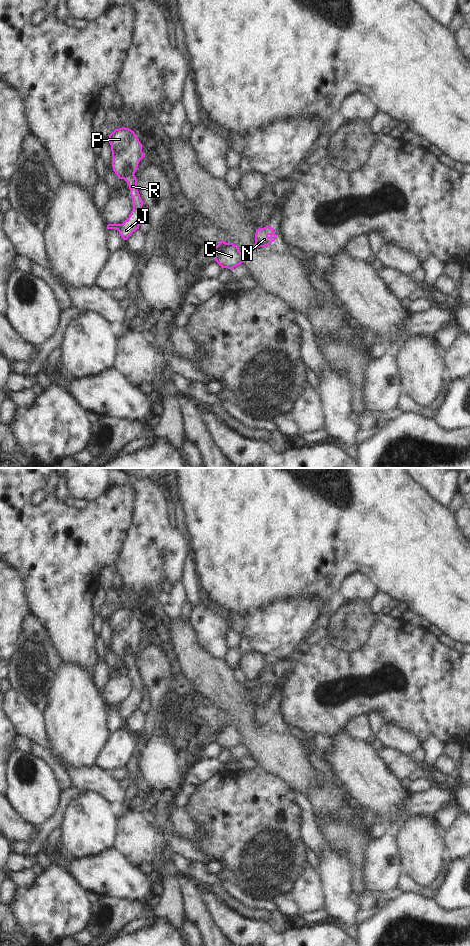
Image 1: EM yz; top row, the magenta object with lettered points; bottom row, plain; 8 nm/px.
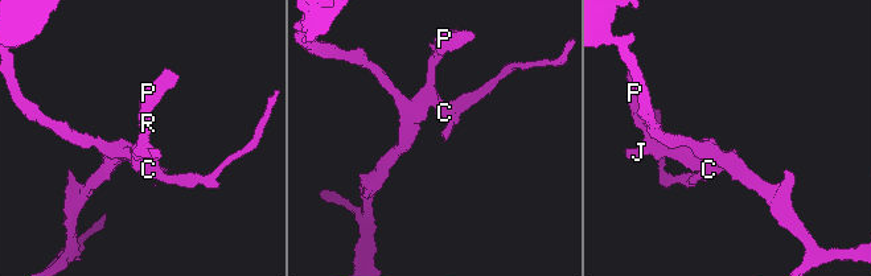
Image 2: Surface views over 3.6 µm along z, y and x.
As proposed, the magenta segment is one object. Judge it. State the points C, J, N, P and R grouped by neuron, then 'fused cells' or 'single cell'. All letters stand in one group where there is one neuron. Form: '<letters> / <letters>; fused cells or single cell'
C N / J P R; fused cells

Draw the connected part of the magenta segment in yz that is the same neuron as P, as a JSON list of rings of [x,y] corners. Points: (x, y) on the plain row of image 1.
[[[129,608],[115,609],[109,615],[109,623],[112,631],[112,647],[119,659],[124,659],[130,669],[133,689],[129,697],[122,704],[108,704],[107,709],[119,711],[123,720],[139,709],[143,700],[143,680],[137,669],[137,659],[134,653],[137,650],[140,640],[145,637],[142,632],[142,624],[136,617],[134,611]]]

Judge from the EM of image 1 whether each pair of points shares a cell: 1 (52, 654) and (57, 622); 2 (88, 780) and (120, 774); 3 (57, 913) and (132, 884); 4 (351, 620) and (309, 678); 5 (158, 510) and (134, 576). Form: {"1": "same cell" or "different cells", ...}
{"1": "different cells", "2": "different cells", "3": "same cell", "4": "different cells", "5": "same cell"}

